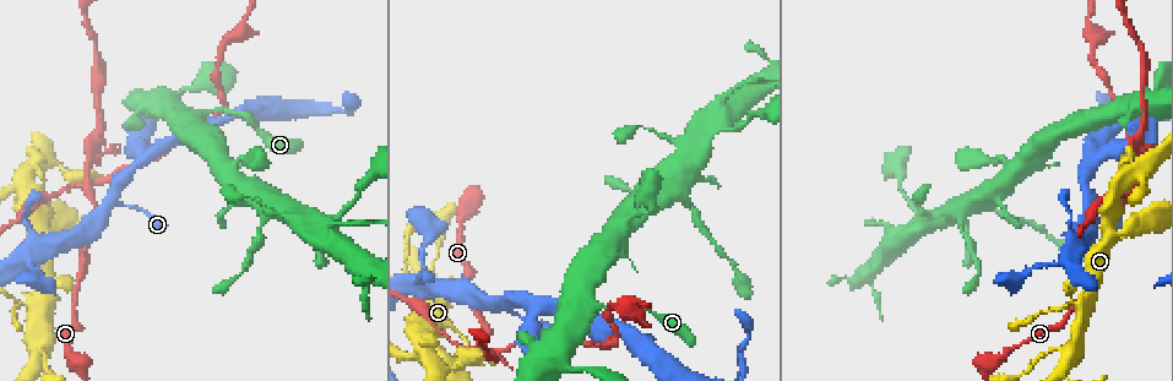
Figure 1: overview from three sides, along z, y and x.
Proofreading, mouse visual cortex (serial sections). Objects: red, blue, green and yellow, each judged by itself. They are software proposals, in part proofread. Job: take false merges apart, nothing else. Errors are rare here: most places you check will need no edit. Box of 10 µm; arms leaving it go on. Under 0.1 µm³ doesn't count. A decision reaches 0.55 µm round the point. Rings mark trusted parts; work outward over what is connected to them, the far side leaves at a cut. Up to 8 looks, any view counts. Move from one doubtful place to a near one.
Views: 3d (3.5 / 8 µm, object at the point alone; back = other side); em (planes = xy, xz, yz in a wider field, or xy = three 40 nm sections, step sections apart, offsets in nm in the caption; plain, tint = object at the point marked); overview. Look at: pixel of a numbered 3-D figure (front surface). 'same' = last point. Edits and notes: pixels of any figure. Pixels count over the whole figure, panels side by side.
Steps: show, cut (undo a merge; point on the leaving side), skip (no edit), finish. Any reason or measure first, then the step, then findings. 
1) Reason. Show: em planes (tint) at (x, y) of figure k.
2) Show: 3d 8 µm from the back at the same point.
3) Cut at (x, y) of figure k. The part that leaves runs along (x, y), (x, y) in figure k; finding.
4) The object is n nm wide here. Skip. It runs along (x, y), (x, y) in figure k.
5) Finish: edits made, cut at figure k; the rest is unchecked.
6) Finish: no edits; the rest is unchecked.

Sharp bend. Show: 3d 8 µm at (1073, 352) of figure 1.

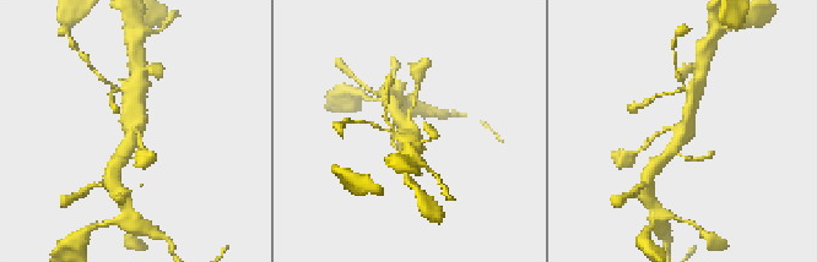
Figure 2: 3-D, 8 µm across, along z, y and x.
3 arms meet here; the arms are 150, 350, 350 nm wide; need the tissue. Show: em xy step 2 (tint) at the same point.

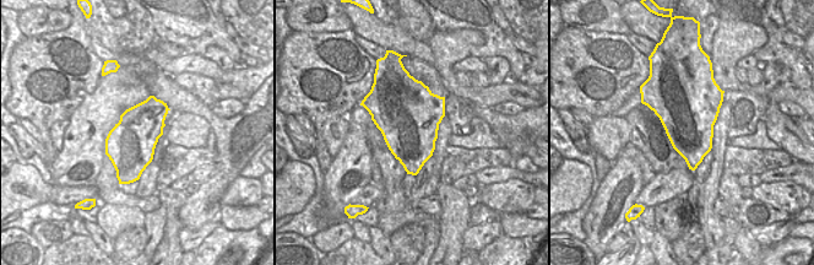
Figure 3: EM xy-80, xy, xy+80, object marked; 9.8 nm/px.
Skip. It runs along (692, 96), (688, 124), (665, 157) in figure 2; all the same cell.

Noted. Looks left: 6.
Looks like a crossing. Show: 3d 3.5 µm from the back at (86, 185) of figure 1.

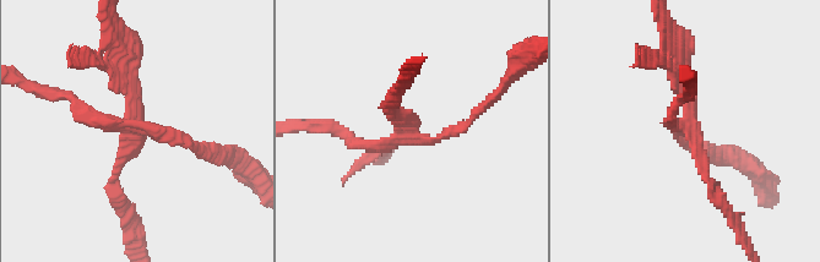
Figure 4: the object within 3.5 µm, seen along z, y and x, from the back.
4 arms meet here; the arms are 150, 150, 150, 150 nm wide; now the EM. Show: em planes (tint) at (410, 129) of figure 4.

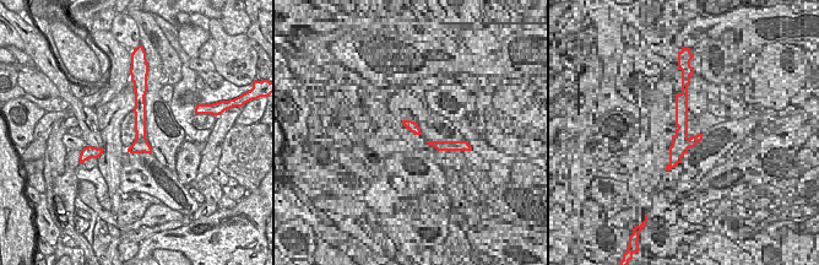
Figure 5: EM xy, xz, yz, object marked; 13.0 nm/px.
Cut at (85, 108) of figure 4. The part that leaves runs along (130, 127), (33, 87) in figure 4; a second cell is stuck on.

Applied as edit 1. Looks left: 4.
Show: overview.

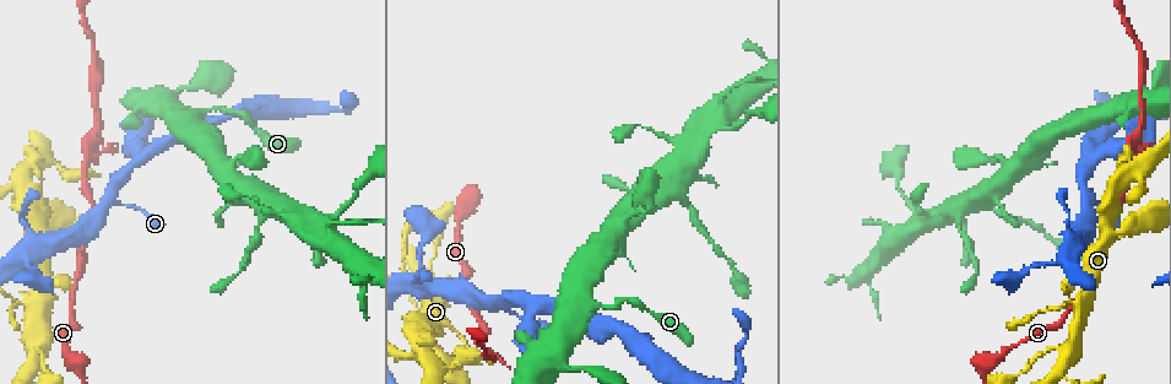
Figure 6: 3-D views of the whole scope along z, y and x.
Sharp bend. Show: em xy step 3 (tint) at (673, 187) of figure 6.

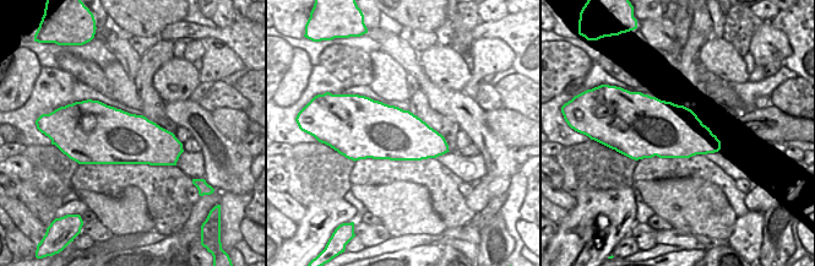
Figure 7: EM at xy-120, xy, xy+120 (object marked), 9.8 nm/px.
See where the arms go. Show: 3d 3.5 µm at the same point.

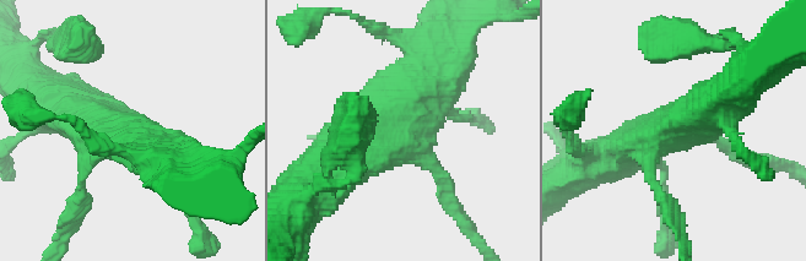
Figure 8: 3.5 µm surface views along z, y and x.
Skip. It runs along (328, 174), (414, 93), (428, 65) in figure 8; all the same cell.

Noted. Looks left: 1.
Finish: edits made, cut at figure 4; the rest is unchecked.

